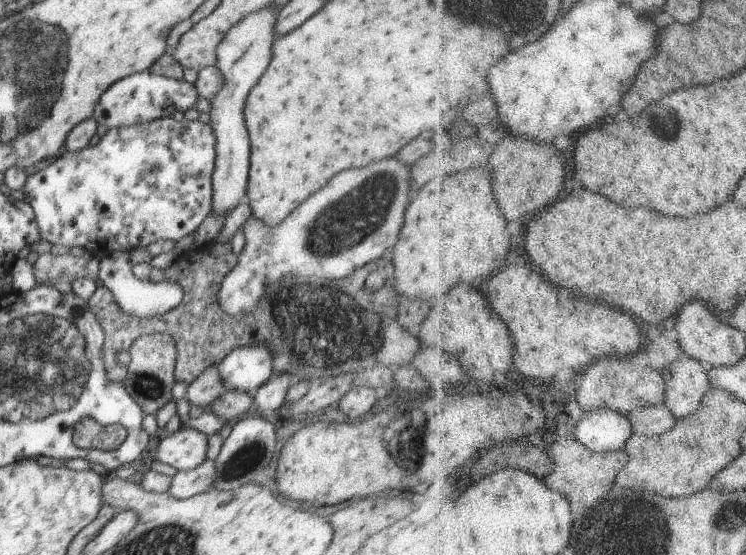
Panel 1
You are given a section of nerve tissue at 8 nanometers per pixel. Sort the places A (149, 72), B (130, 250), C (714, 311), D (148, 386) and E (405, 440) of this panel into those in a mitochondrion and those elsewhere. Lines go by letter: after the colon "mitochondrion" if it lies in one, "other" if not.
A: other
B: other
C: other
D: mitochondrion
E: mitochondrion

